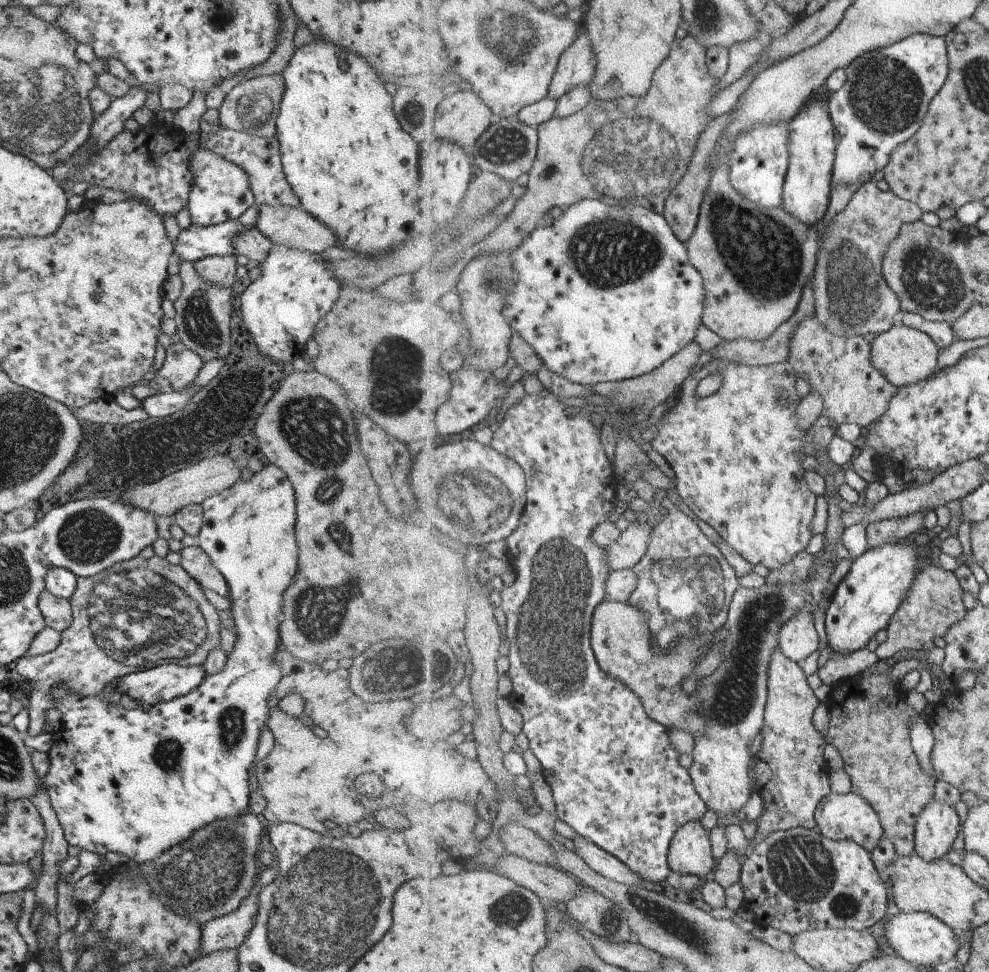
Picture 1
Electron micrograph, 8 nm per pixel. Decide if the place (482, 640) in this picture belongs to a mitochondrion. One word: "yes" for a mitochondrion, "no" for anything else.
no

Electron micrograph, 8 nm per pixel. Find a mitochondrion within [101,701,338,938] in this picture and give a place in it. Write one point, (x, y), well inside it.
(207, 874)

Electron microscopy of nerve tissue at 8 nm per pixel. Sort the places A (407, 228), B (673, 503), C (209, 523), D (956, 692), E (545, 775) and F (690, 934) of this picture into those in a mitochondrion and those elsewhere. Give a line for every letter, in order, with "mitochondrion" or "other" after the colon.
A: other
B: other
C: other
D: other
E: other
F: mitochondrion

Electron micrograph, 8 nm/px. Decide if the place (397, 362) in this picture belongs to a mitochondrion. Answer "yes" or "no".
yes

